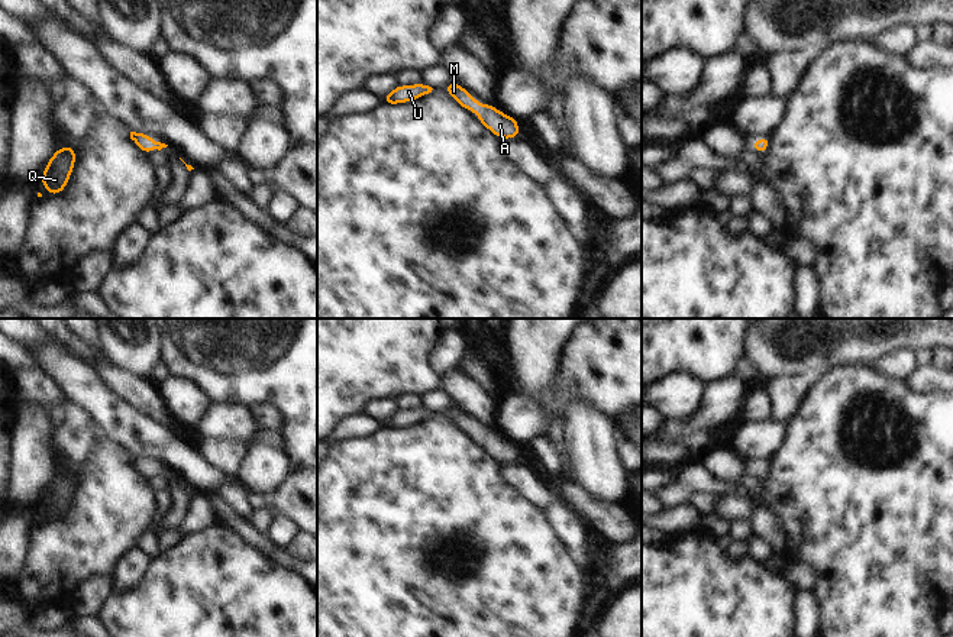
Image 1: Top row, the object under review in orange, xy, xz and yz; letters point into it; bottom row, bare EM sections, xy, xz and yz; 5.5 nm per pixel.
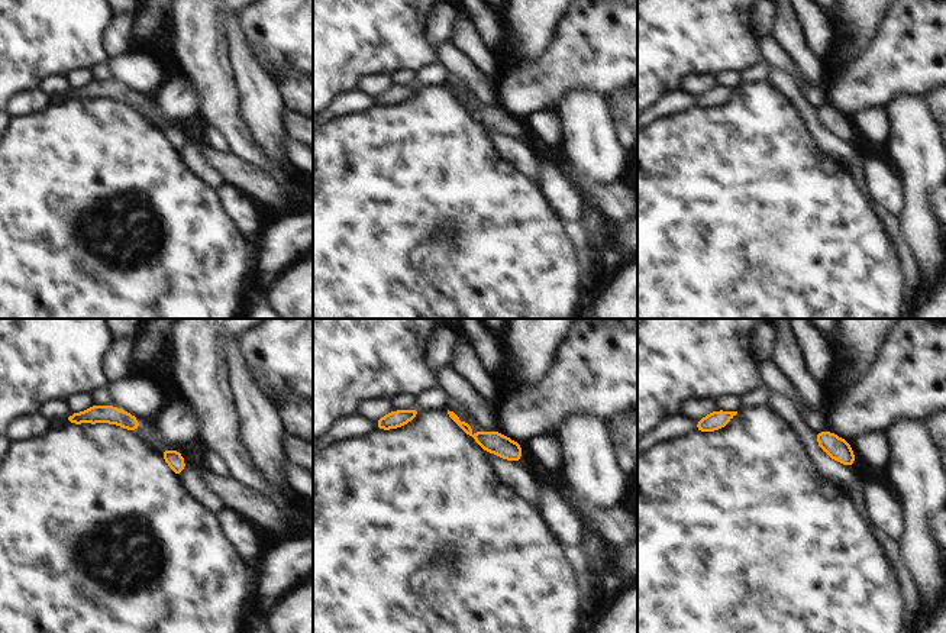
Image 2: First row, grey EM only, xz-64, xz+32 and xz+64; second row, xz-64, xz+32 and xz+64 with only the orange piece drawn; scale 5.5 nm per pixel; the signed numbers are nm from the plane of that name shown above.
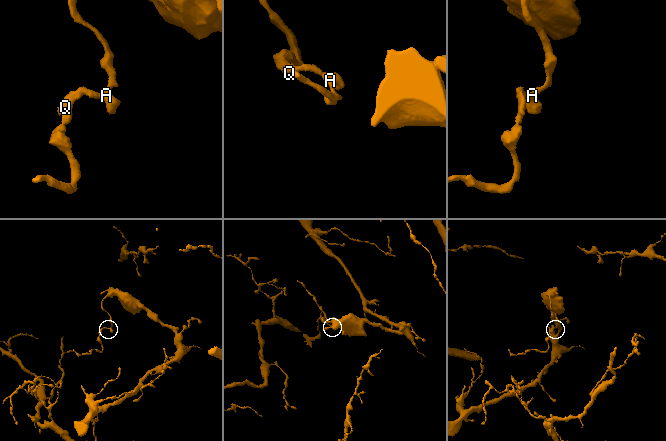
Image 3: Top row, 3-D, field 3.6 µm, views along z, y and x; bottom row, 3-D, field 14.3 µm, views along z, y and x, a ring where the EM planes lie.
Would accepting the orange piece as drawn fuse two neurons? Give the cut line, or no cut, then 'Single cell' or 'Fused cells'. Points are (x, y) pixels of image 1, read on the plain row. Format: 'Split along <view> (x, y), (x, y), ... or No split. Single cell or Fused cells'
No split. Single cell

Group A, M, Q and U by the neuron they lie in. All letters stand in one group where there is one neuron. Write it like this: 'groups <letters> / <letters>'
groups A M Q U

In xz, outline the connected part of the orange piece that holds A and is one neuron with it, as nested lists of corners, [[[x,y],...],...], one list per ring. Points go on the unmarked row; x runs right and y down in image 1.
[[[450,405],[448,410],[443,410],[443,413],[461,431],[475,437],[481,449],[498,463],[516,463],[520,459],[517,443],[497,434],[492,429],[479,429],[476,423],[458,407]]]

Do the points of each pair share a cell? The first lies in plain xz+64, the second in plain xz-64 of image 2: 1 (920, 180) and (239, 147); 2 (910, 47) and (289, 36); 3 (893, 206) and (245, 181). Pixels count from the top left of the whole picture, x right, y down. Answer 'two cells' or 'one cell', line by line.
1: two cells
2: one cell
3: two cells

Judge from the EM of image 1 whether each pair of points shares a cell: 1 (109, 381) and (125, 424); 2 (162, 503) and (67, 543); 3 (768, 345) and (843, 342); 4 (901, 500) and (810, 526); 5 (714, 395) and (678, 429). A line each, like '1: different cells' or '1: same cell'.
1: different cells
2: different cells
3: same cell
4: same cell
5: same cell

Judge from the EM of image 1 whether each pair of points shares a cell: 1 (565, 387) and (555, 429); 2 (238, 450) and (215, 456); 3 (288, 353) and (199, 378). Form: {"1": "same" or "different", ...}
{"1": "different", "2": "same", "3": "same"}

